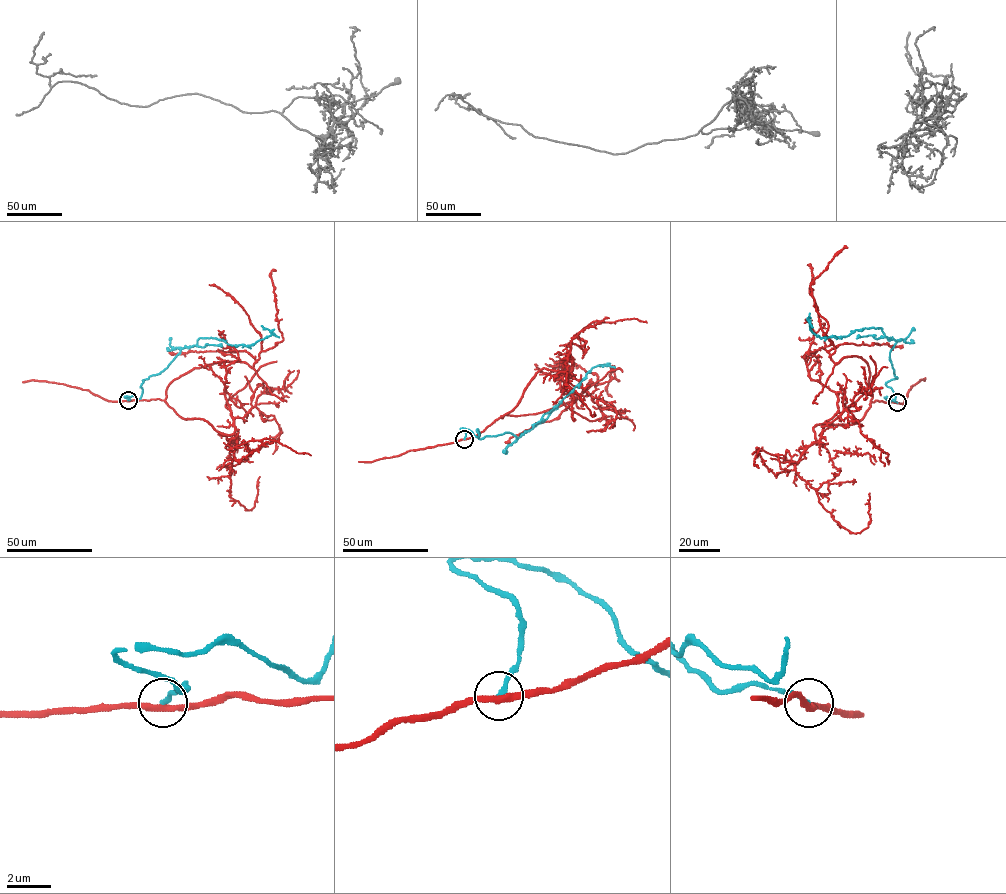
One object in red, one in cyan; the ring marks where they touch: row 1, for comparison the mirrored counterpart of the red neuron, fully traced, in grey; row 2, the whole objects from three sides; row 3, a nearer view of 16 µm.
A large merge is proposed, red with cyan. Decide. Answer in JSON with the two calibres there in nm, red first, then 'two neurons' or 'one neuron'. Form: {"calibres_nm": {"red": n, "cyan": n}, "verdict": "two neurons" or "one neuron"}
{"calibres_nm": {"red": 280, "cyan": 180}, "verdict": "two neurons"}

